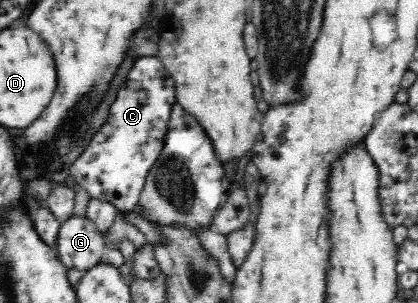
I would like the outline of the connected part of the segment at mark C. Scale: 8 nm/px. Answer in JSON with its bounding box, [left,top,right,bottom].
[69,56,175,211]

